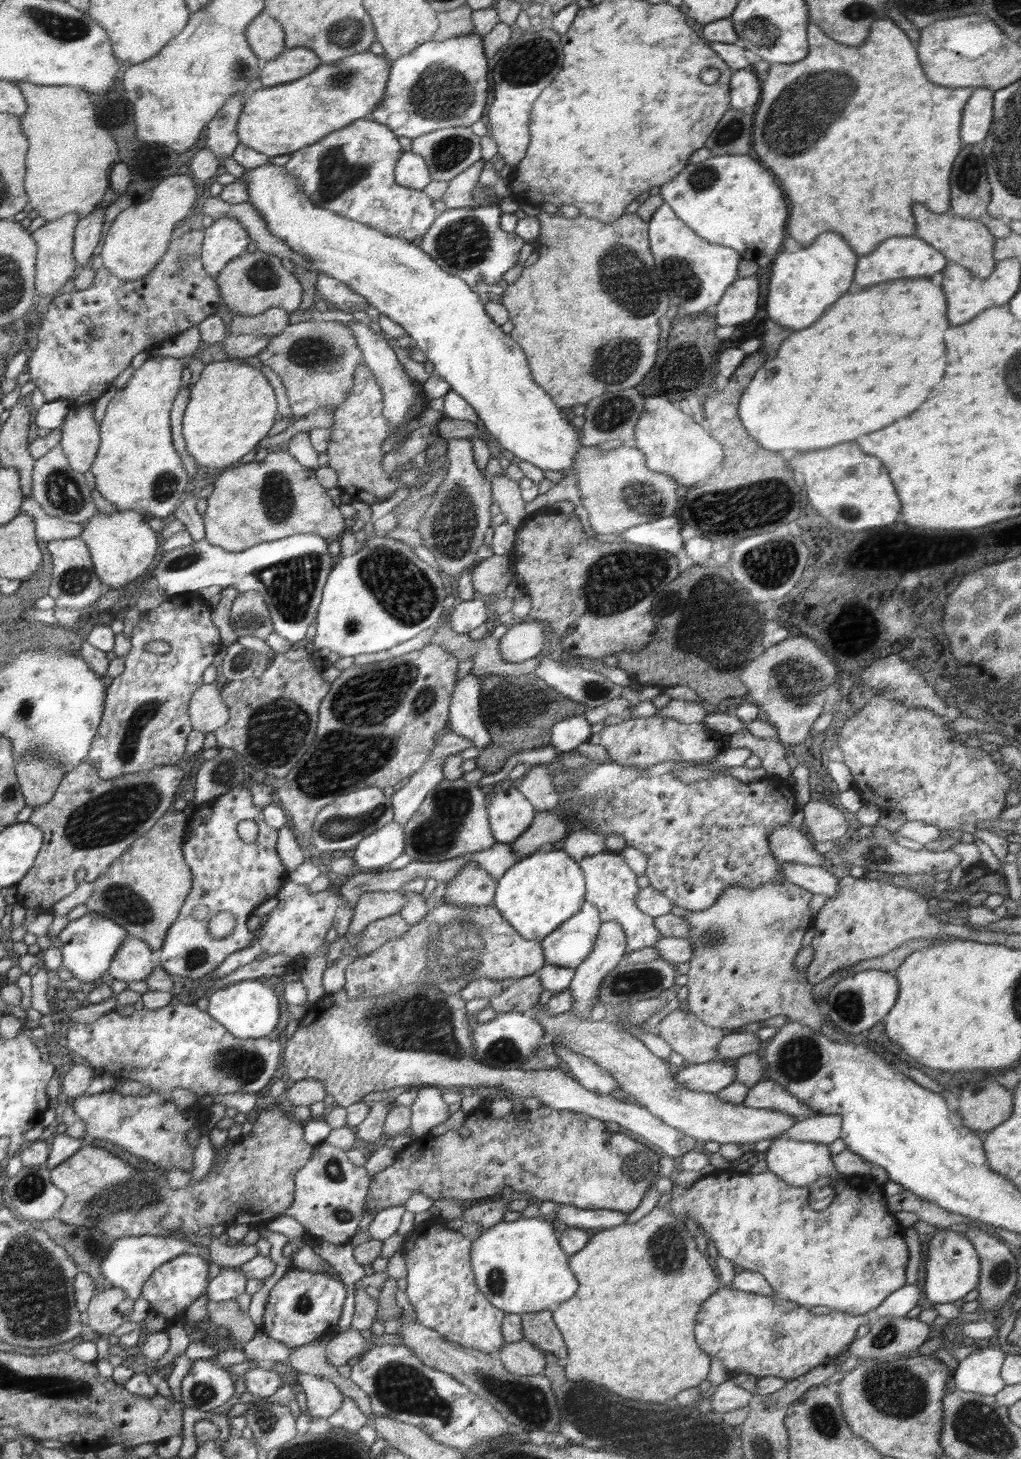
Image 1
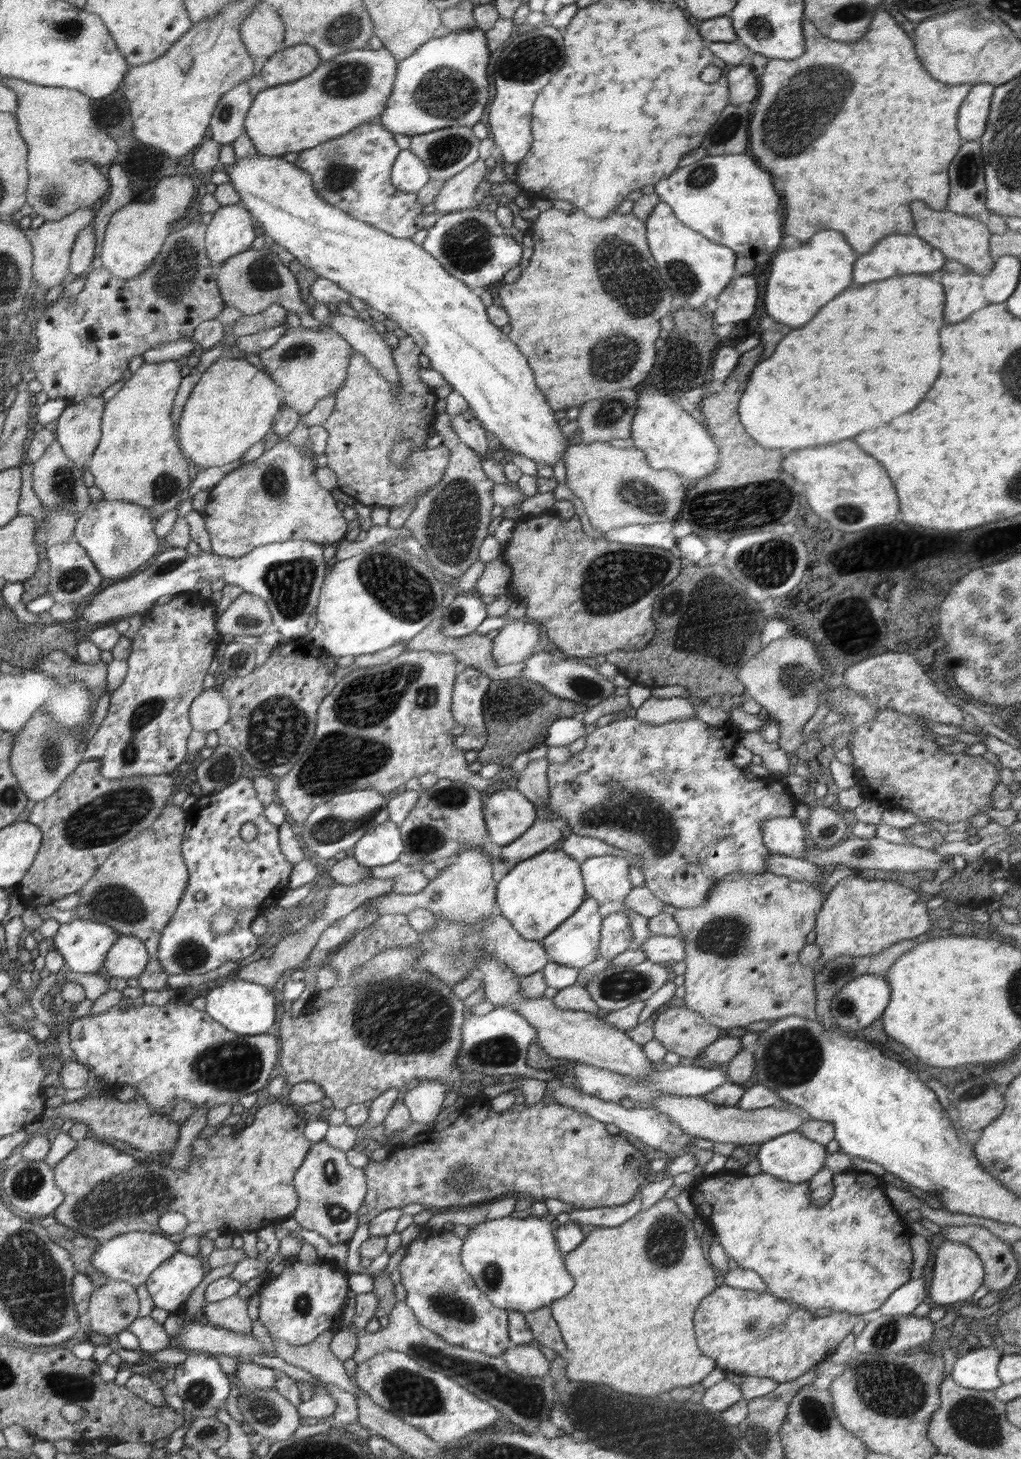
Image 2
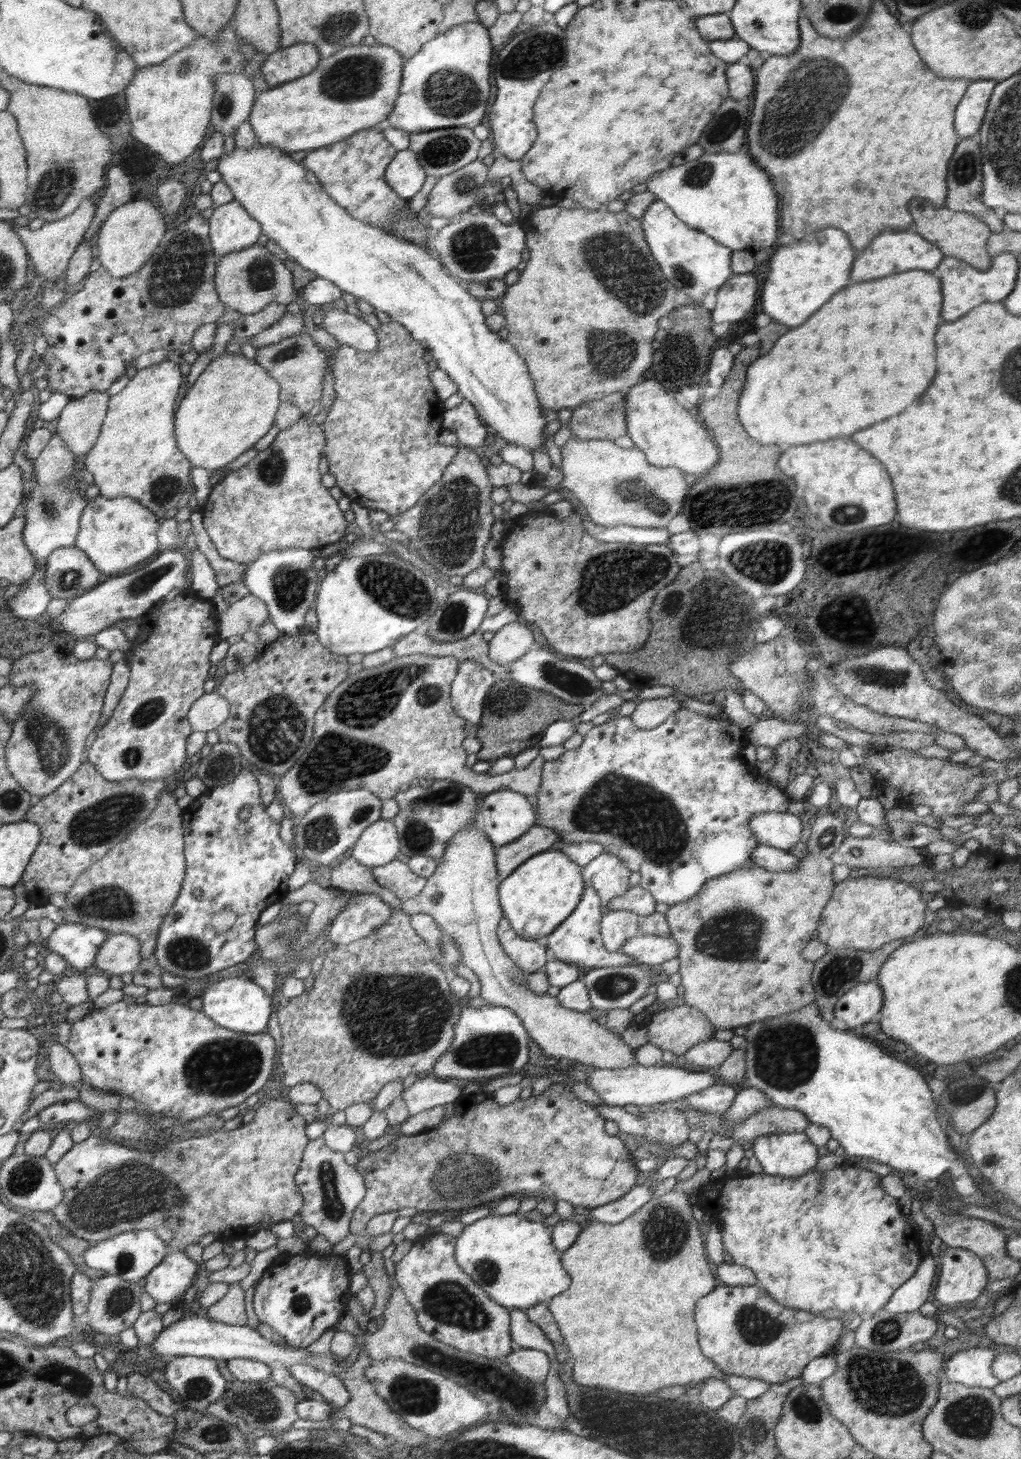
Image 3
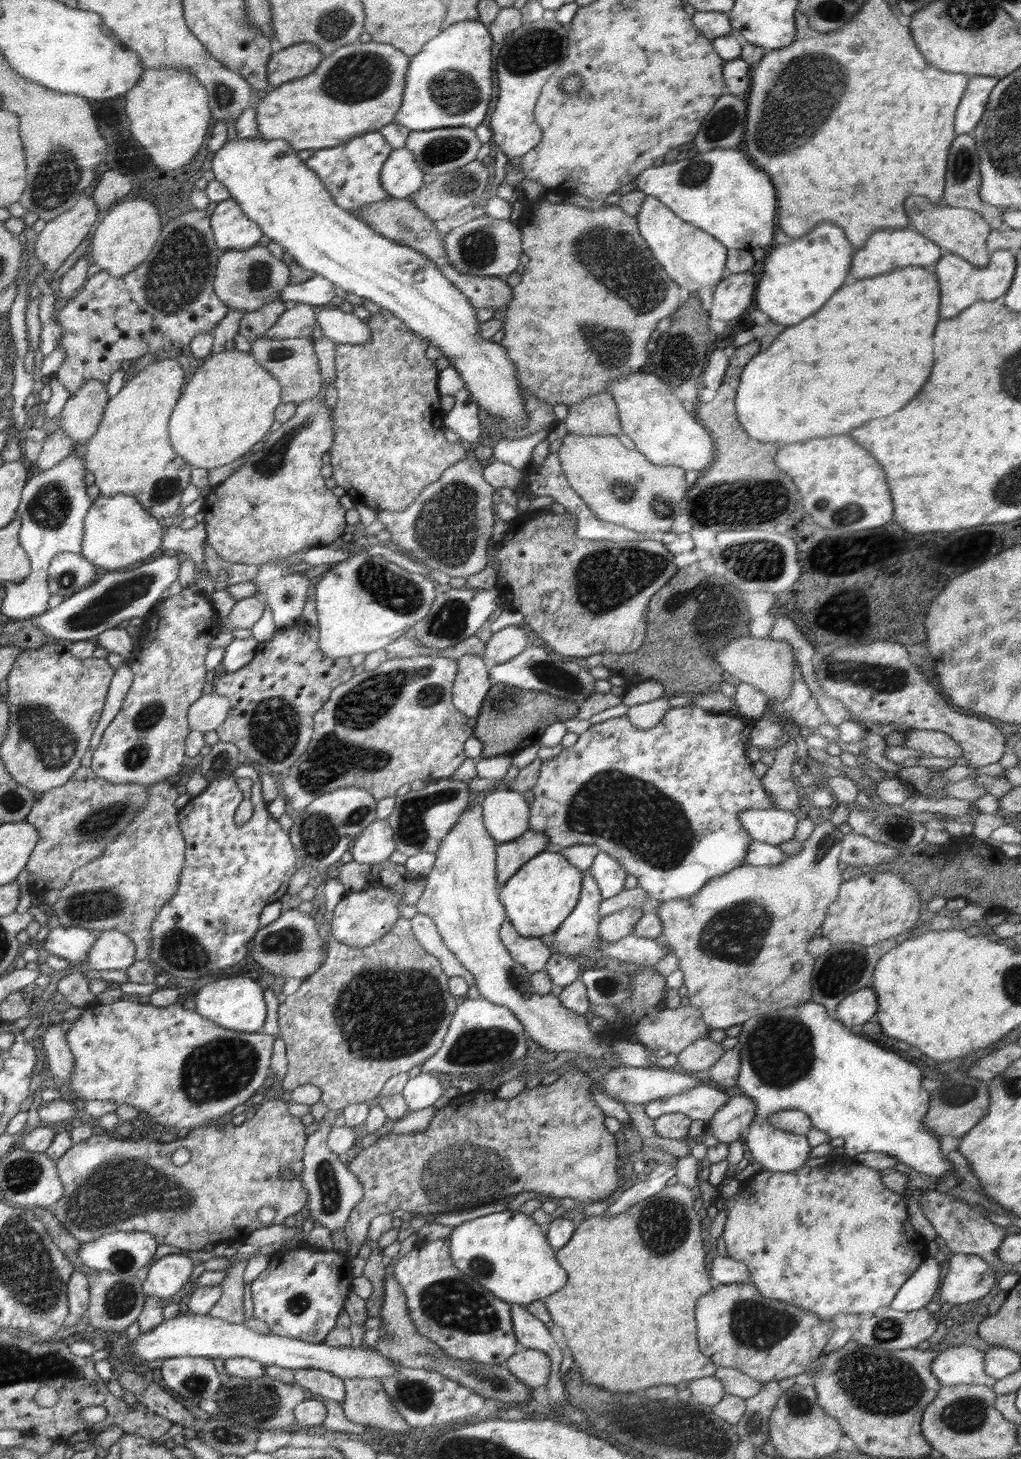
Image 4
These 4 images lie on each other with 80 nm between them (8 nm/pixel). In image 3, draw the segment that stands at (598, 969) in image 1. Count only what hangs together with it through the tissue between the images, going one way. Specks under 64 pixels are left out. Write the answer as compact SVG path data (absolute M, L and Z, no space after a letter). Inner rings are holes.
M608 911L603 915L601 936L604 948L617 951L623 942L638 934L641 917L632 911Z

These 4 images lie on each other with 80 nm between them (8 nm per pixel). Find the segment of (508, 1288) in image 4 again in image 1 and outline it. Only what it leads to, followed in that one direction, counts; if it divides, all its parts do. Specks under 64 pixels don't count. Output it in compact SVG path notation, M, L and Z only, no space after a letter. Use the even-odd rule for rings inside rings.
M546 1217L500 1220L483 1230L472 1246L472 1267L478 1287L505 1314L553 1312L579 1290L579 1279L570 1269L570 1256L560 1245Z

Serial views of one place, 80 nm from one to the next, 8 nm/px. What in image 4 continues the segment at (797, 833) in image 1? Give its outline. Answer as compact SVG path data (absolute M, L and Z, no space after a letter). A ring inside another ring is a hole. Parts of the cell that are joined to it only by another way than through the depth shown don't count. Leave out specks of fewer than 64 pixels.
M776 808L740 811L739 818L752 839L778 846L794 839L798 826L798 818L792 811Z

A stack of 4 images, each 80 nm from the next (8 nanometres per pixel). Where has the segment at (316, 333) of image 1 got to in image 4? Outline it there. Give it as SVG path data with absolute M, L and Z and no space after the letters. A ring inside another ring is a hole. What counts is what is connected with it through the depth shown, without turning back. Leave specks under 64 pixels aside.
M258 335L251 341L251 356L283 386L284 404L293 403L299 406L320 392L320 368L310 339L270 340L266 335Z

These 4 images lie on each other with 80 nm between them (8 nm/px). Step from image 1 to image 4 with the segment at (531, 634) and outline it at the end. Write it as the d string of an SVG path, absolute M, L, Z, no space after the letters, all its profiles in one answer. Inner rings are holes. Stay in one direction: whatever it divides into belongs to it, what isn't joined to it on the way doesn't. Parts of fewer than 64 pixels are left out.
M524 625L508 626L493 634L485 643L483 660L490 670L494 665L508 662L527 646L530 646L531 634Z

